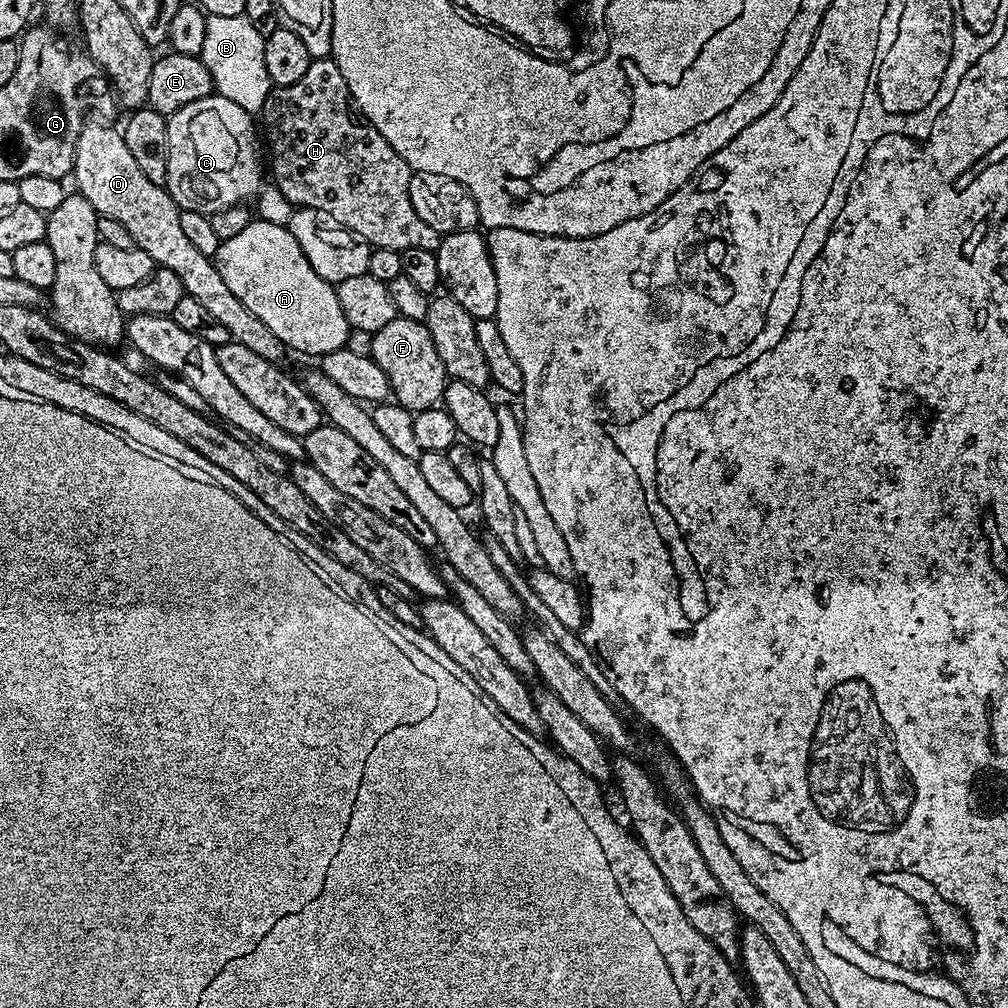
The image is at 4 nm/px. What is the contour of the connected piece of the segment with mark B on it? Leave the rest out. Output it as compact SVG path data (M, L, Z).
M208 16L201 60L210 71L213 89L229 98L242 109L253 114L263 111L266 98L273 83L266 74L264 37L260 35L245 16Z

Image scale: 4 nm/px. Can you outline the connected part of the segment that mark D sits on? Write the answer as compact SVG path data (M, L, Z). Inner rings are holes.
M85 123L78 134L76 157L72 163L72 172L76 176L79 195L94 206L97 216L114 218L130 230L136 247L150 254L153 265L170 270L180 279L187 295L198 298L199 304L208 311L226 330L230 330L233 342L244 344L254 354L273 362L283 361L286 345L251 310L246 310L238 298L230 291L230 286L216 269L213 257L199 252L197 247L186 238L179 216L182 209L170 198L164 184L155 184L142 174L138 162L130 155L126 147L123 131L119 127L103 128L100 124Z

